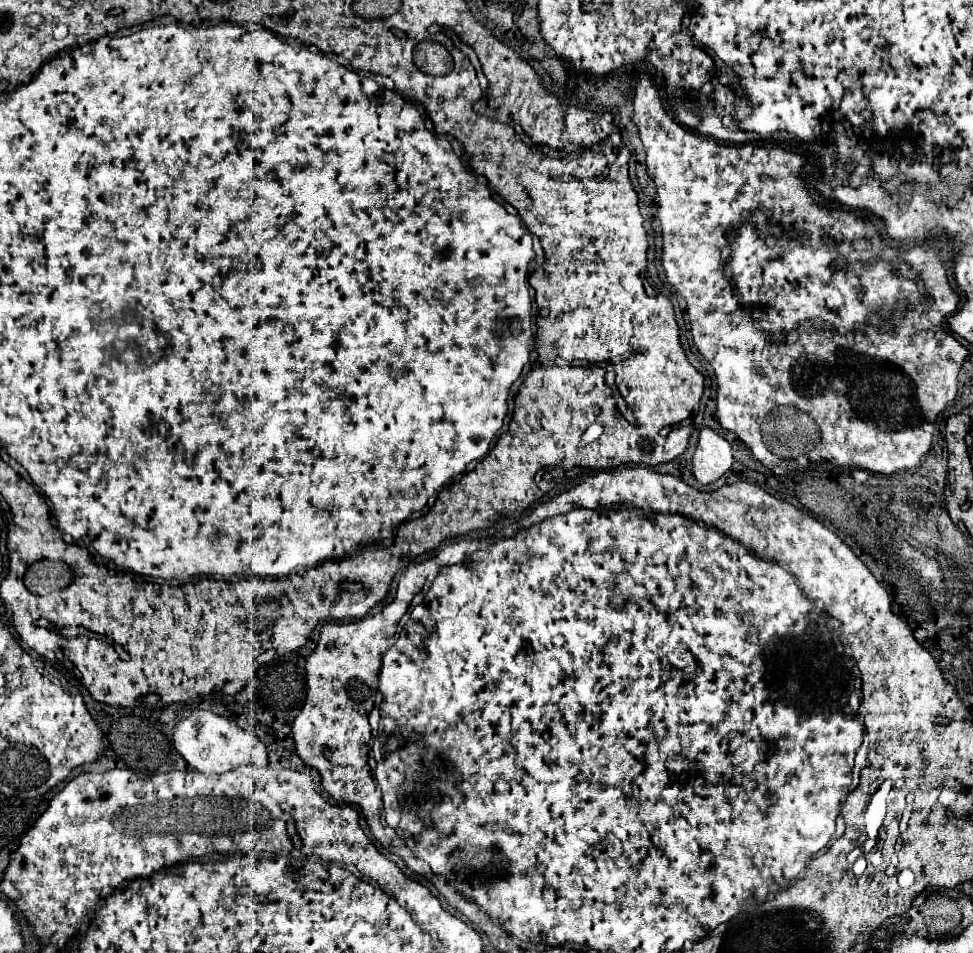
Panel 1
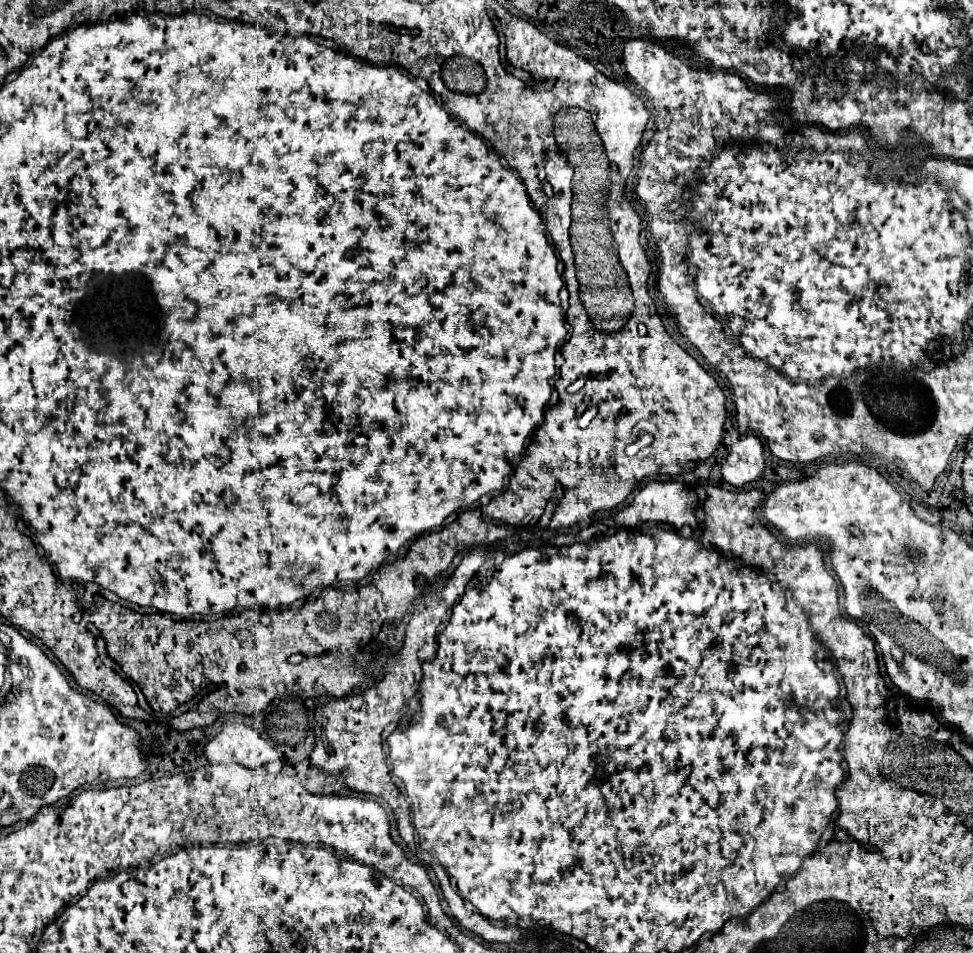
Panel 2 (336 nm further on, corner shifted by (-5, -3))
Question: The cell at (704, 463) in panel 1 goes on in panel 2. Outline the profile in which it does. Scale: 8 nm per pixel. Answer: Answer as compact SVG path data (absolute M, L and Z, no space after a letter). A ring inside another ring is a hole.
M756 435L740 437L730 451L721 463L722 479L726 483L742 487L760 477L764 469L764 449Z

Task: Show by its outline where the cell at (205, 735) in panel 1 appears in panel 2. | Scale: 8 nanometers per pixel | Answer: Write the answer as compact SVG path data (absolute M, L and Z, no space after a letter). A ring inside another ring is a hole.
M224 723L222 731L204 745L210 763L238 763L248 769L264 769L278 775L282 759L278 751L248 725Z

